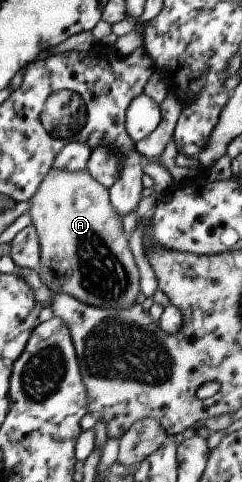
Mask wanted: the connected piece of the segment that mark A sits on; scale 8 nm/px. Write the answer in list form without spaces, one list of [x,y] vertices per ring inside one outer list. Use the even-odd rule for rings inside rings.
[[[50,168],[28,202],[30,208],[27,213],[40,246],[40,263],[36,272],[42,284],[56,293],[68,294],[78,302],[96,308],[122,310],[134,304],[140,291],[138,270],[128,247],[121,218],[110,206],[109,193],[104,186],[96,183],[85,169],[66,172]]]

